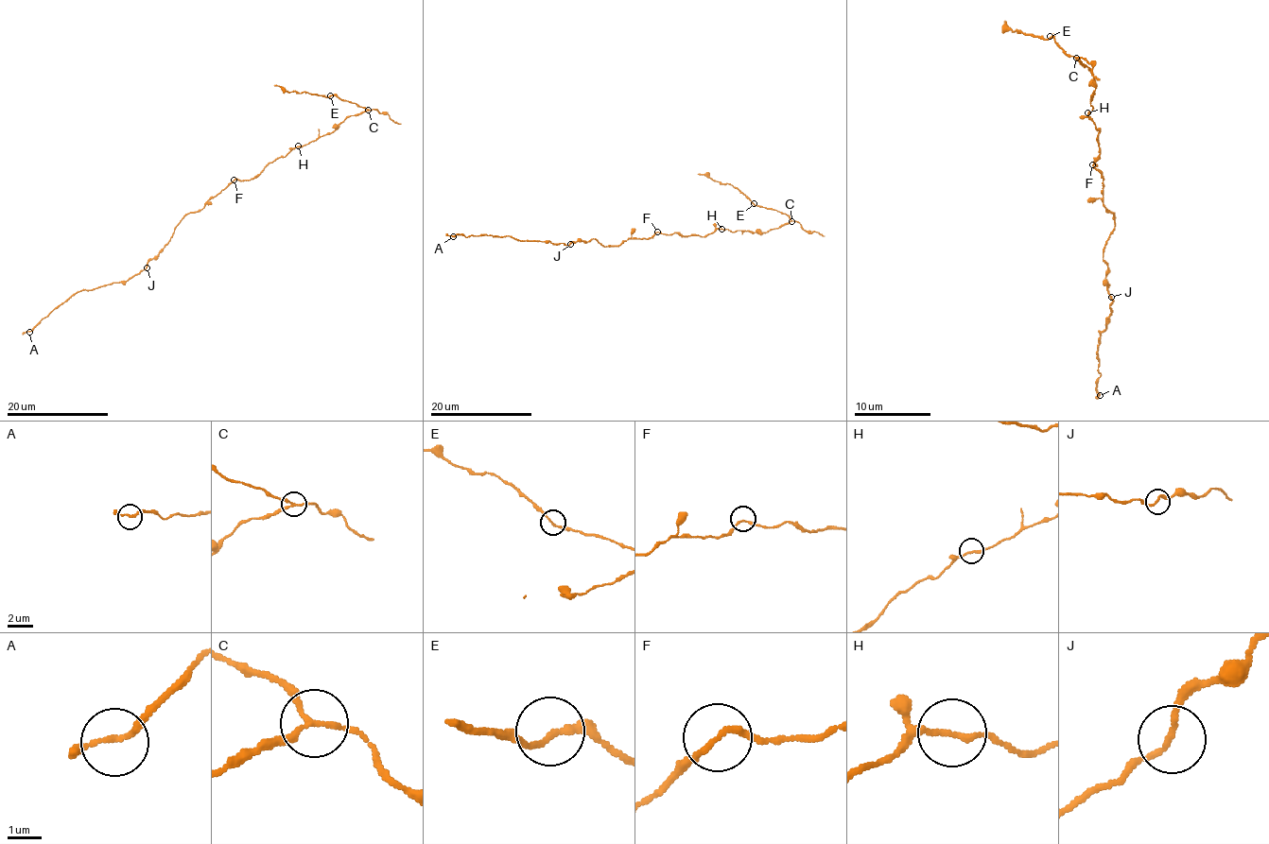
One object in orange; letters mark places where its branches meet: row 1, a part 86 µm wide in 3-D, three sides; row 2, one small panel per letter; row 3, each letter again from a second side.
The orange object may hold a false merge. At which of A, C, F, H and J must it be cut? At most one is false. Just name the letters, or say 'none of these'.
C

